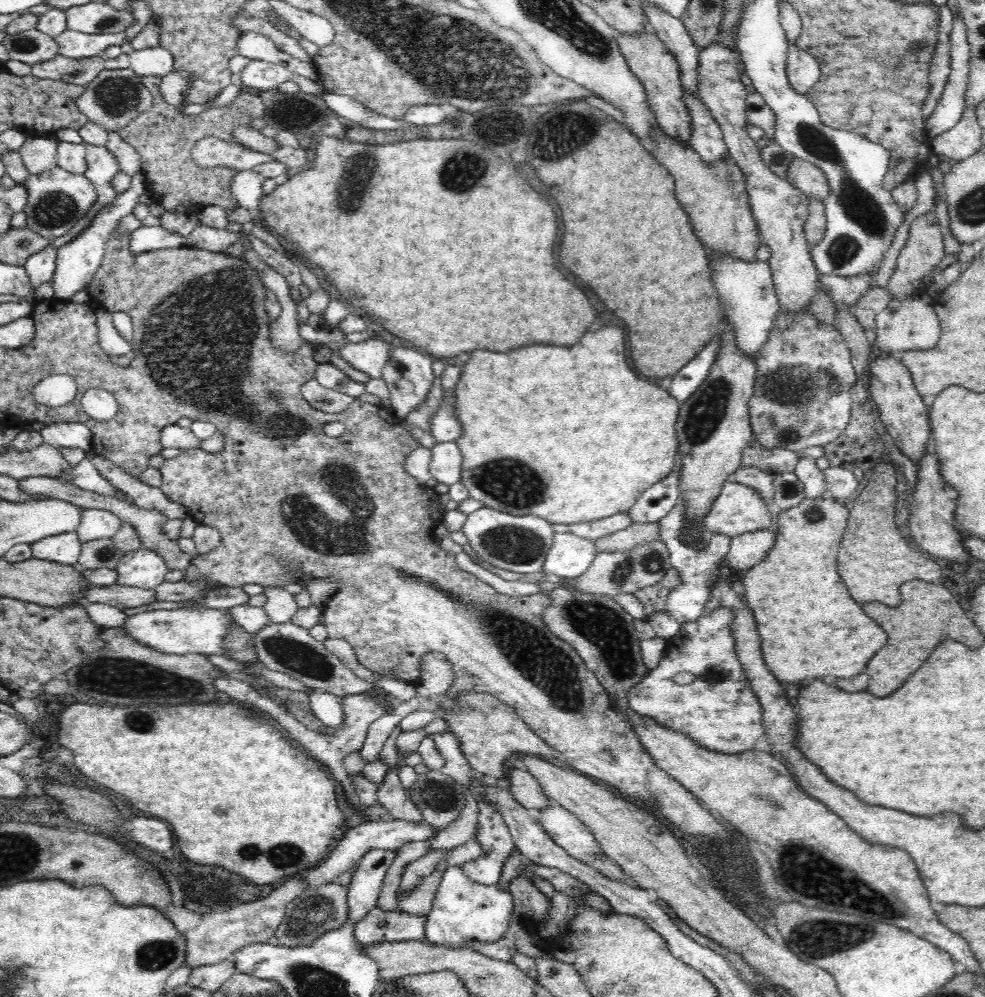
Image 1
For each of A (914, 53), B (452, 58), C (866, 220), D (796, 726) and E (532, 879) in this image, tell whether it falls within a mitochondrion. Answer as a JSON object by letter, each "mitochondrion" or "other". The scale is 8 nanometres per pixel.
{"A":"mitochondrion","B":"mitochondrion","C":"mitochondrion","D":"other","E":"other"}

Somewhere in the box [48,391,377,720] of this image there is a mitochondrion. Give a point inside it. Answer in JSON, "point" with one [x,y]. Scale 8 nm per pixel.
{"point":[126,678]}

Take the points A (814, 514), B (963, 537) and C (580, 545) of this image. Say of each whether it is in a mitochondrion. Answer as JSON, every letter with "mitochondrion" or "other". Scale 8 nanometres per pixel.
{"A":"mitochondrion","B":"other","C":"other"}

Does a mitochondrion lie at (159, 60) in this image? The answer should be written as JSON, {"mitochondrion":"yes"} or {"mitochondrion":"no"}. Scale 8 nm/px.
{"mitochondrion":"no"}

